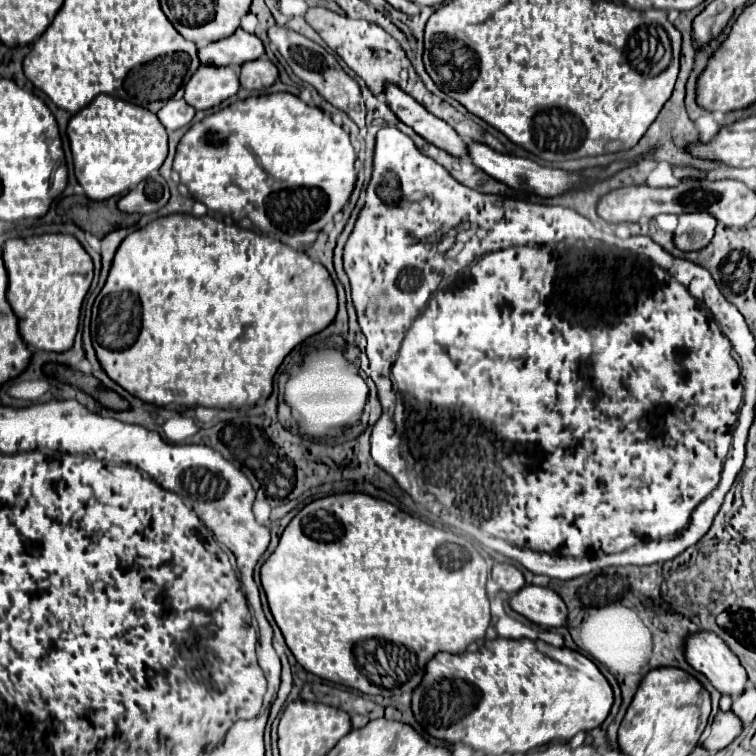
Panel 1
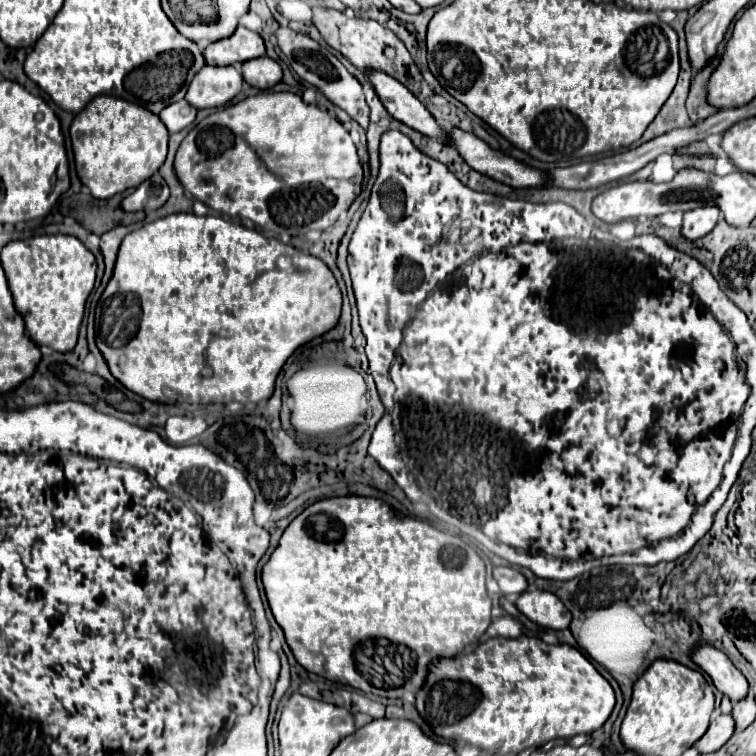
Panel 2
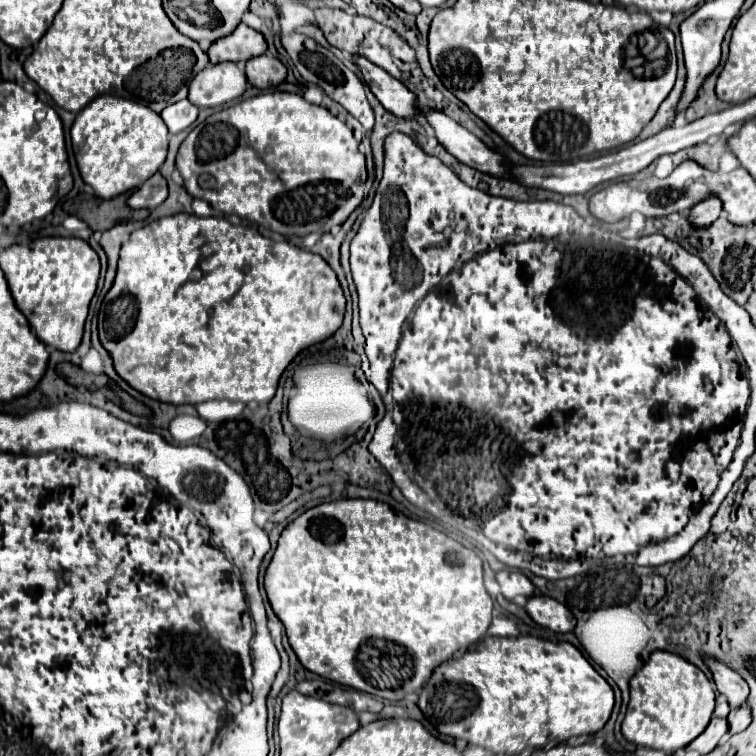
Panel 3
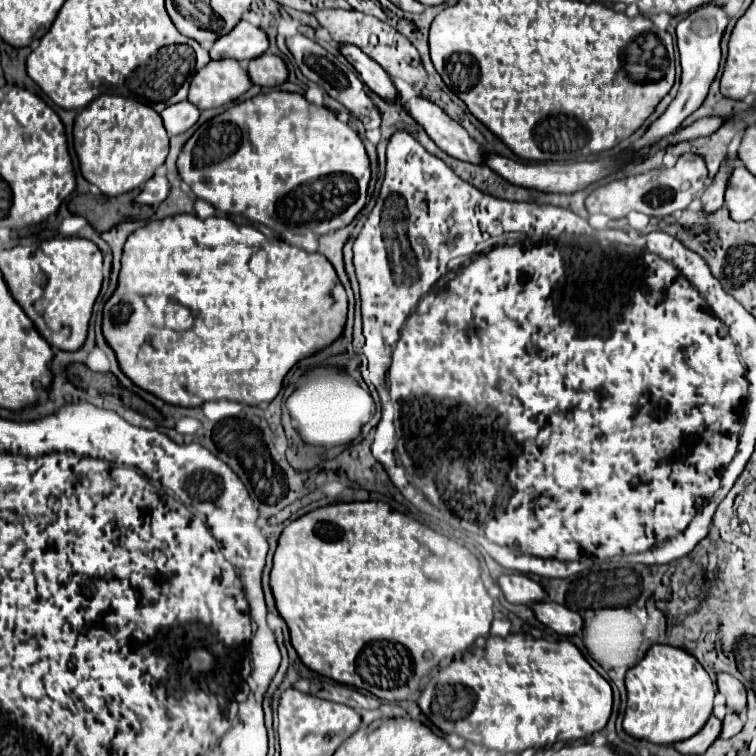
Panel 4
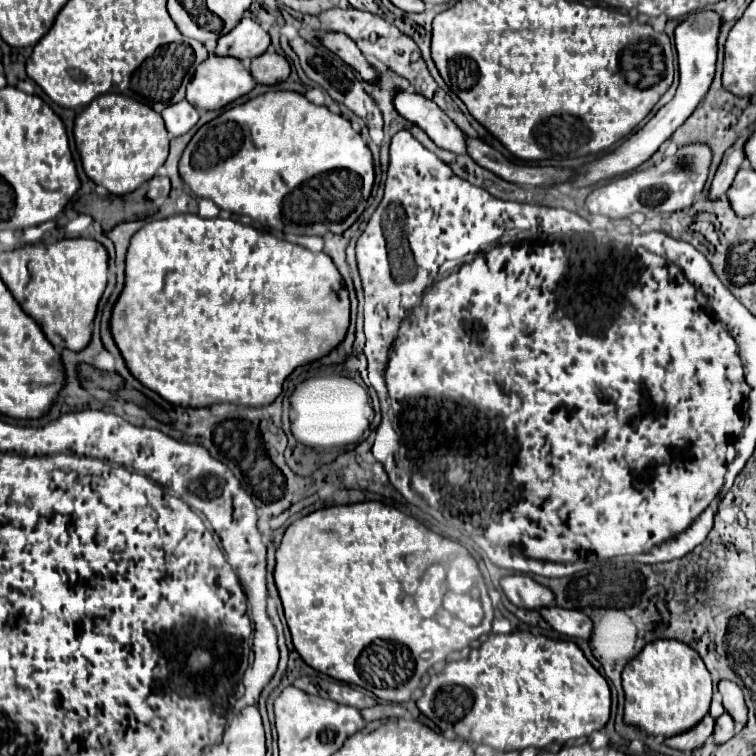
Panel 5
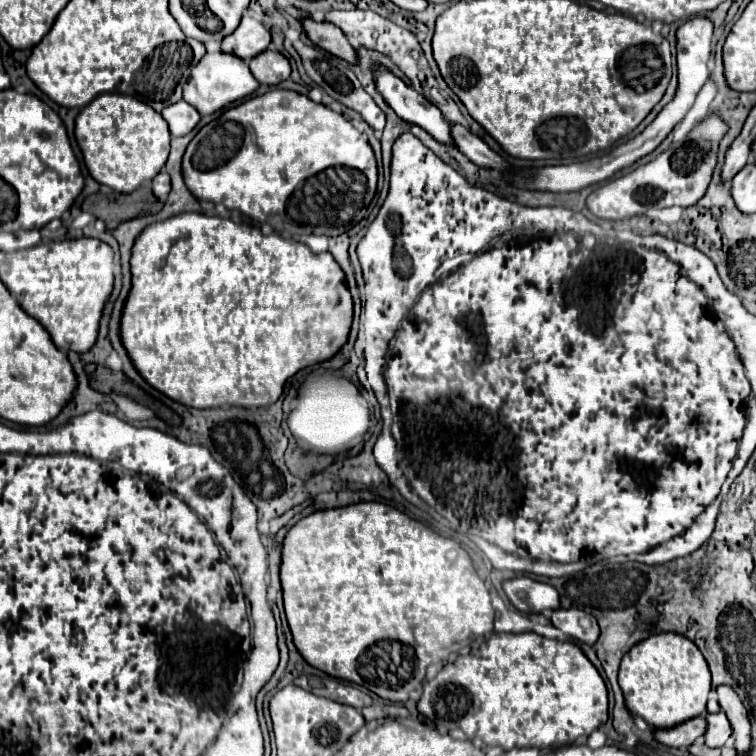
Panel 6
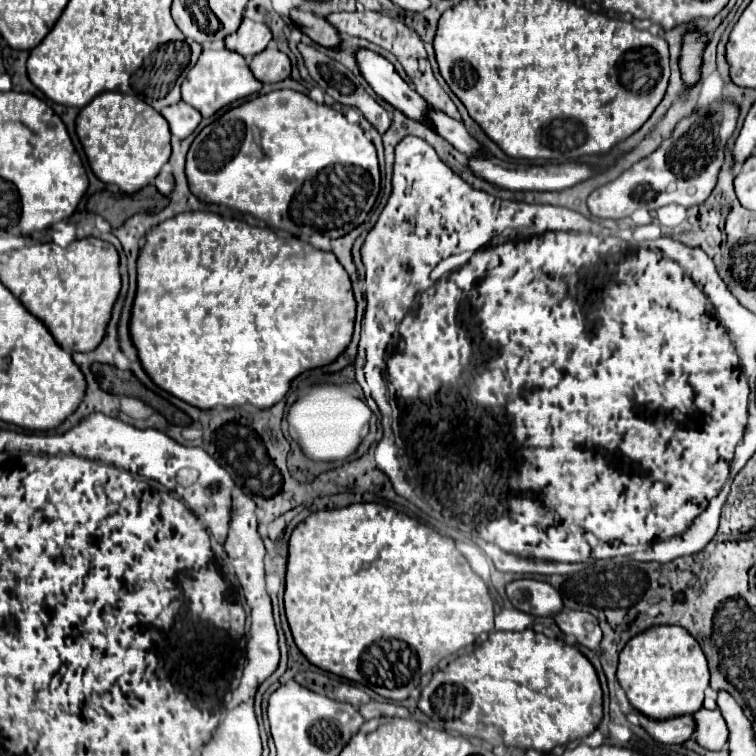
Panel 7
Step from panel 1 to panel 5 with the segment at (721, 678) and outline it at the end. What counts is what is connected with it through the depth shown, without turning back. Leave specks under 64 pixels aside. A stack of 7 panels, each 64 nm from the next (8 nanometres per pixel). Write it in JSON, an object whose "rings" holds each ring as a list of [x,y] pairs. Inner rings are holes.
{"rings":[[[722,680],[718,684],[718,692],[722,694],[722,704],[726,708],[726,712],[732,716],[732,720],[736,722],[738,728],[744,728],[748,718],[748,710],[746,710],[746,704],[744,704],[744,696],[742,696],[742,690],[738,688],[738,684],[734,682],[728,682],[728,680]]]}

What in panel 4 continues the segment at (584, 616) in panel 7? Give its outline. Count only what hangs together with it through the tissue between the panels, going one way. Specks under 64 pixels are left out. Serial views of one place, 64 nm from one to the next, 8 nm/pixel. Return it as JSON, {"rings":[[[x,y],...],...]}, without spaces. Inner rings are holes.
{"rings":[[[538,602],[532,606],[536,618],[550,630],[554,630],[560,636],[578,636],[584,628],[584,618],[578,612],[572,612],[566,606],[560,606],[556,602]]]}

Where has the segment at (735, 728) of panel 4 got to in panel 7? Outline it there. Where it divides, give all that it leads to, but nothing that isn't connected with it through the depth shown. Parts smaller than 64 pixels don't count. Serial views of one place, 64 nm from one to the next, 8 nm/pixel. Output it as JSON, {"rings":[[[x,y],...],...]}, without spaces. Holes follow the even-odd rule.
{"rings":[[[700,708],[696,714],[692,714],[696,730],[694,740],[706,748],[706,750],[722,750],[728,740],[728,728],[724,724],[724,718],[718,710],[706,710]]]}

